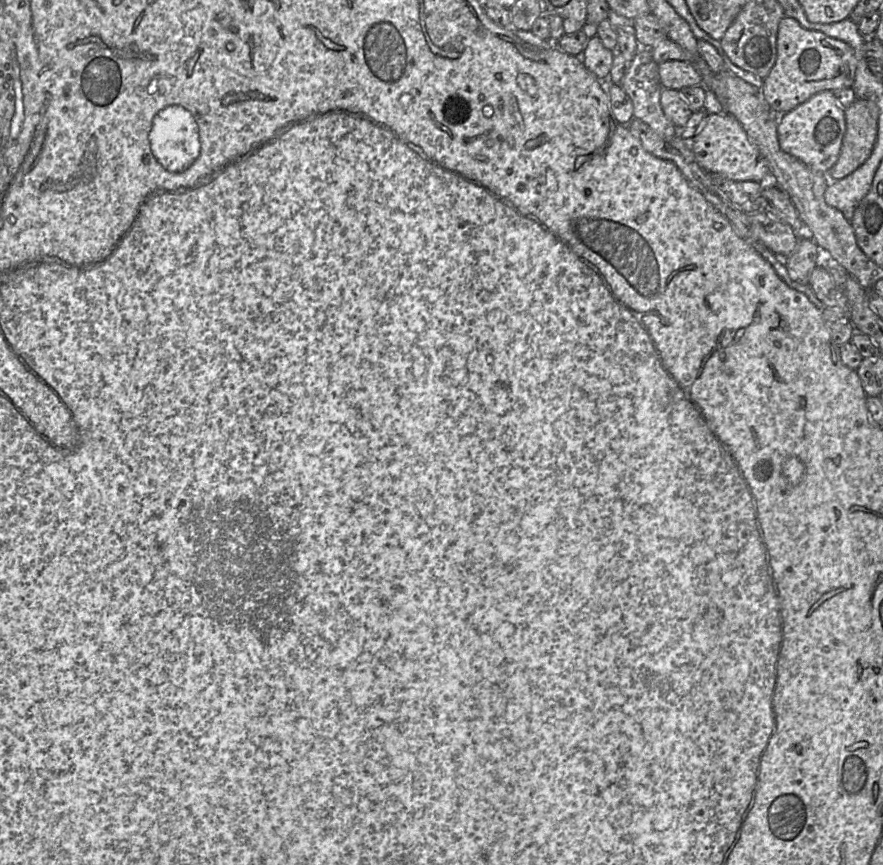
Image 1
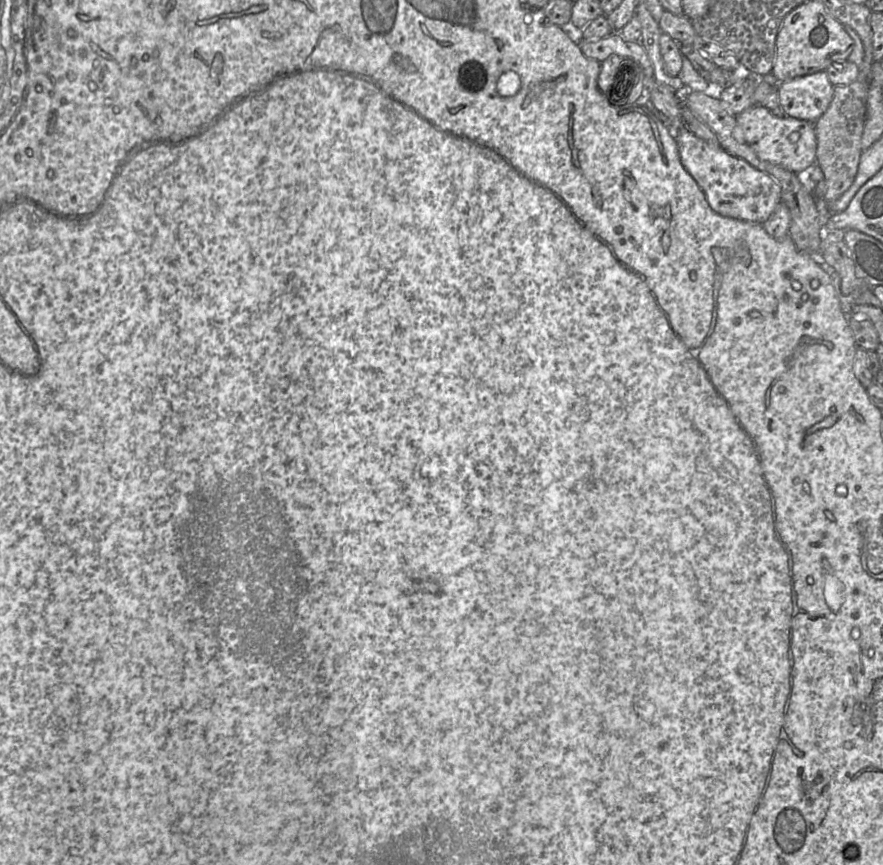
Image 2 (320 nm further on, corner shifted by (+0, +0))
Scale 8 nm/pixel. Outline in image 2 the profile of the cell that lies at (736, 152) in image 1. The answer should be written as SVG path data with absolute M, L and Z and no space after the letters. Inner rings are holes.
M754 105L736 115L736 120L746 144L761 160L779 165L794 173L816 165L817 139L814 122L789 116L778 117L760 105Z

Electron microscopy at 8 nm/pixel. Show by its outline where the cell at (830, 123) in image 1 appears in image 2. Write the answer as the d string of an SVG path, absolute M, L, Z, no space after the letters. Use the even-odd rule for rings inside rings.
M825 70L779 82L777 88L785 115L809 122L823 115L834 92Z

